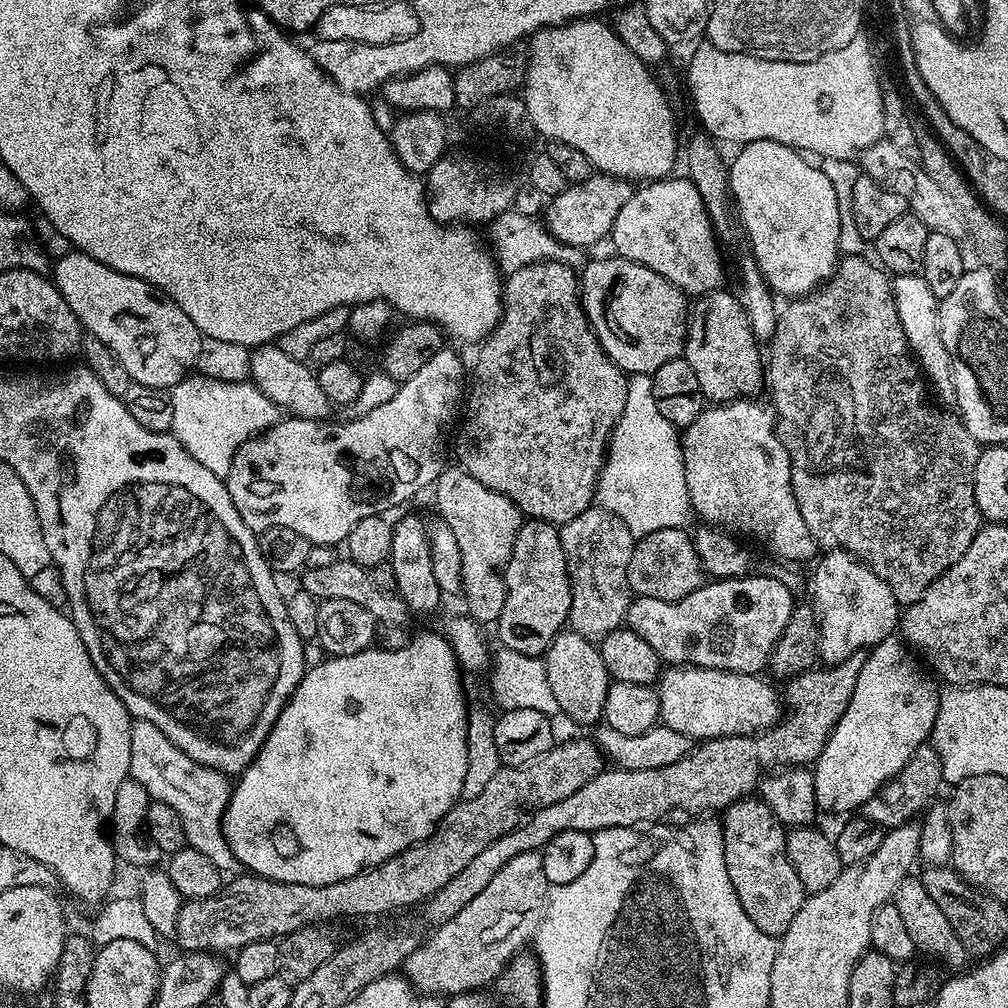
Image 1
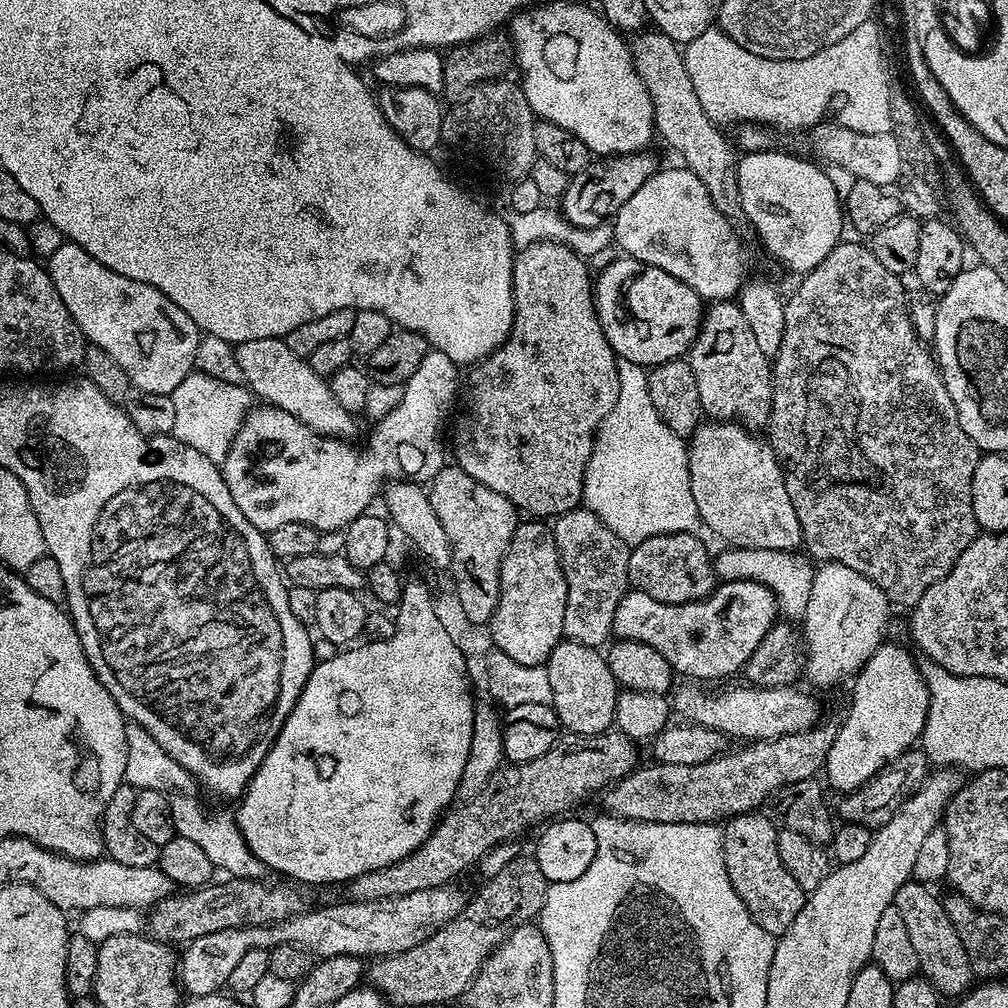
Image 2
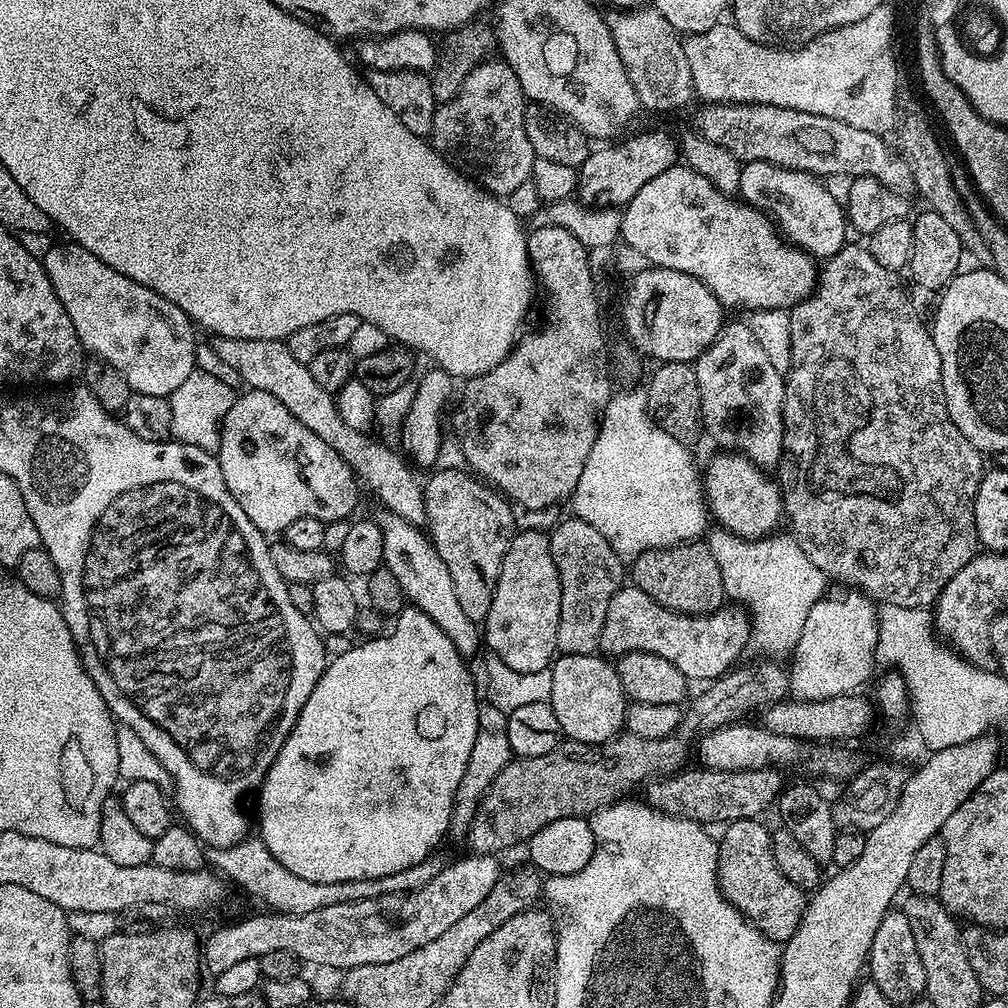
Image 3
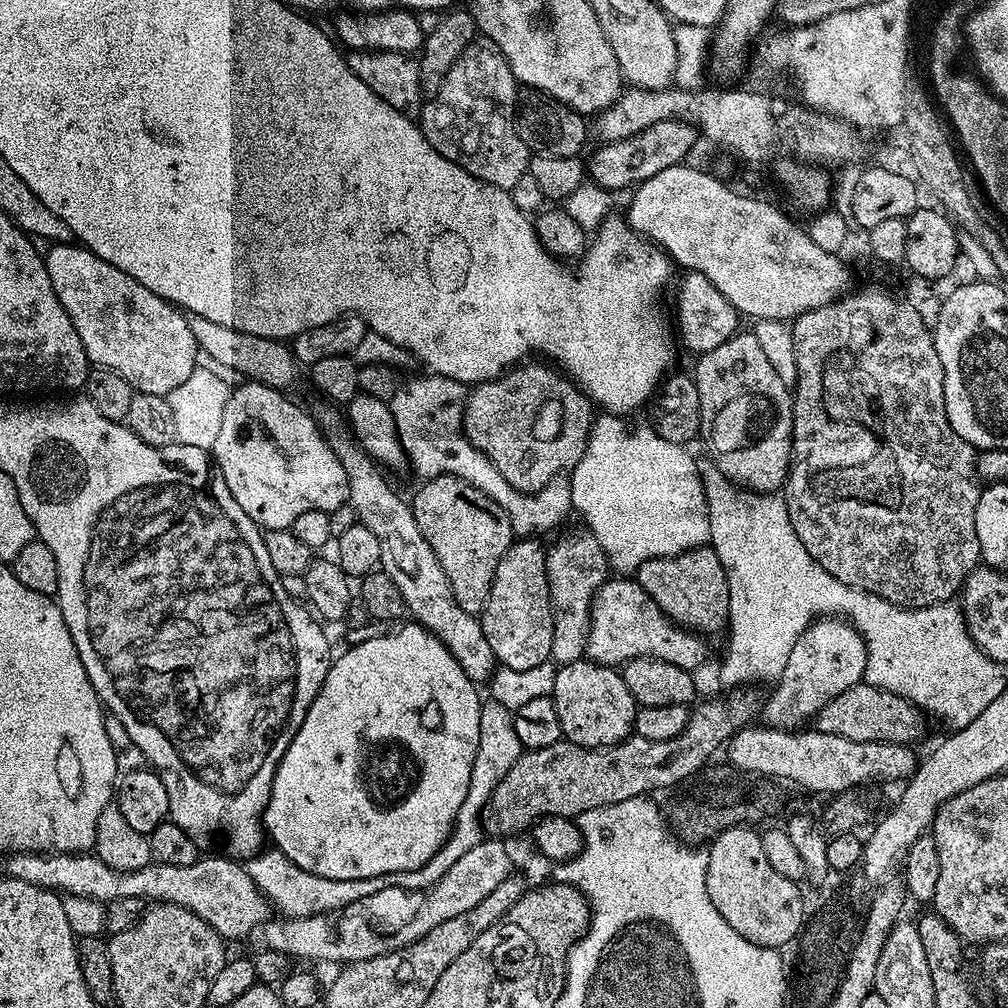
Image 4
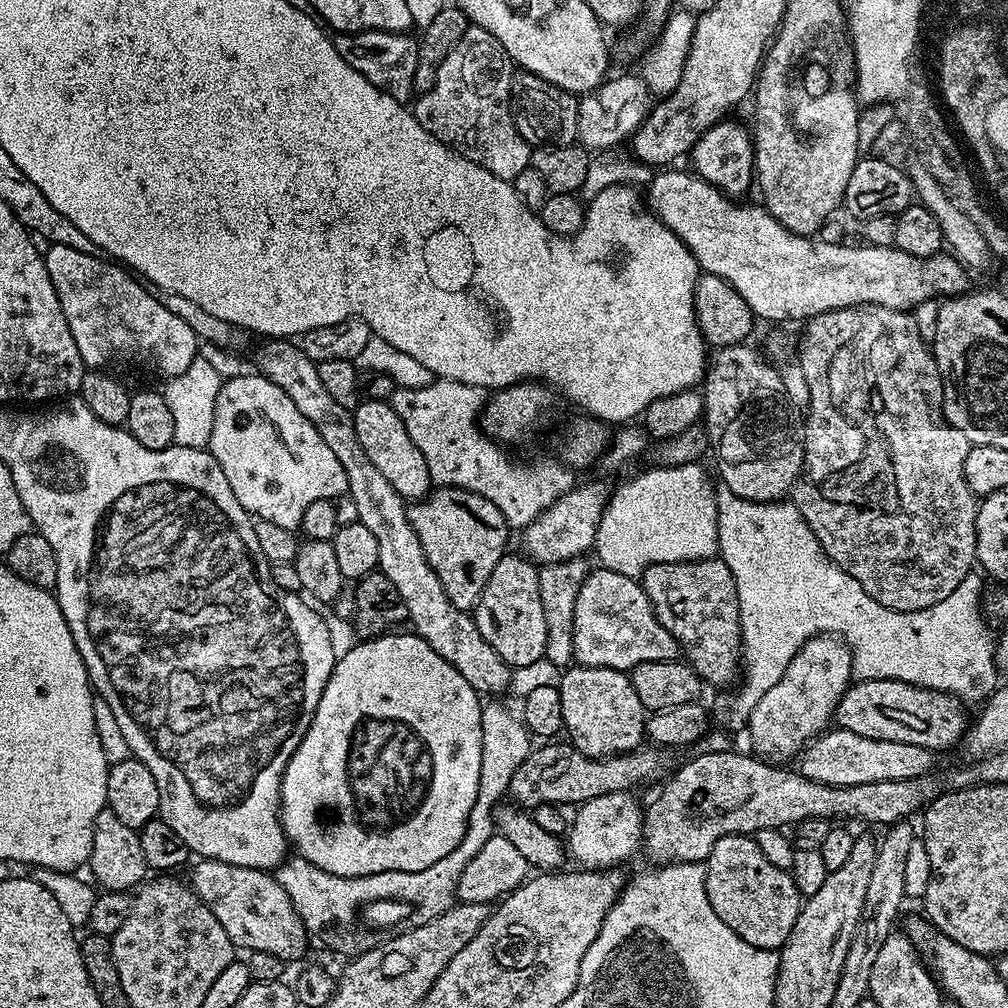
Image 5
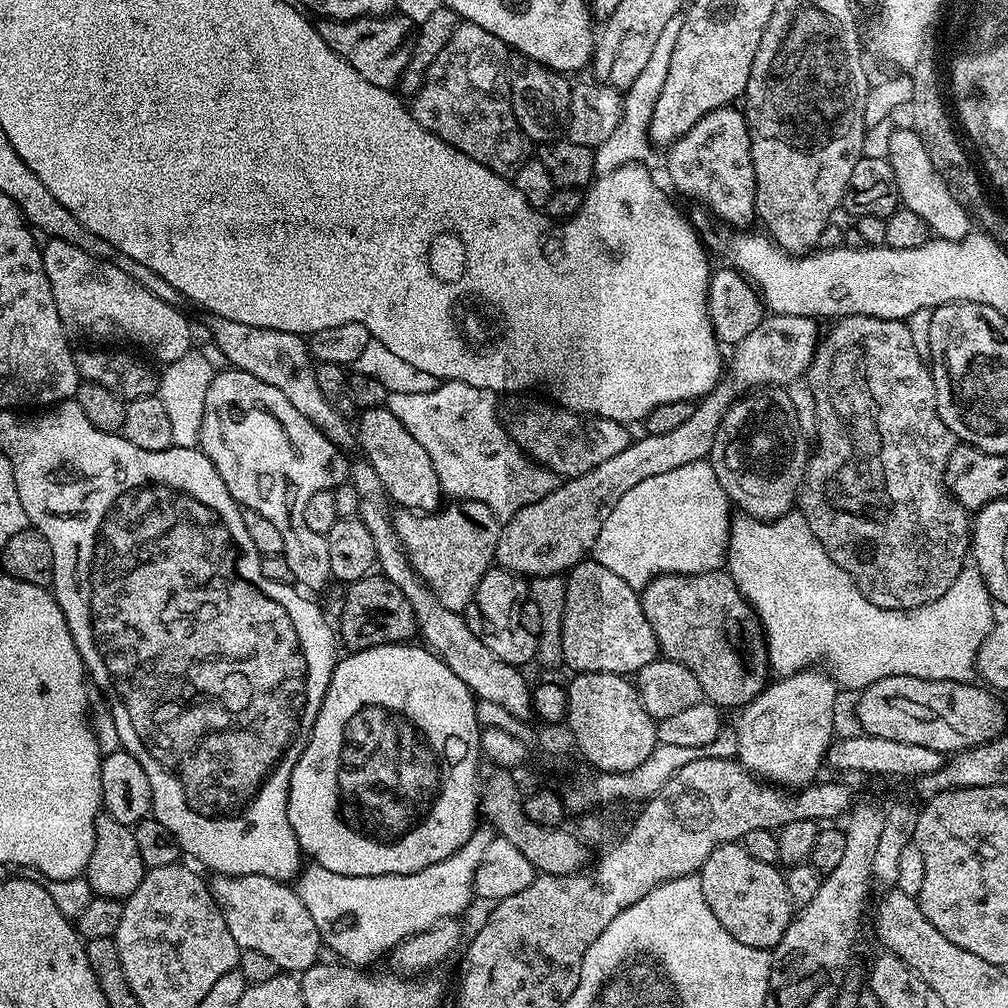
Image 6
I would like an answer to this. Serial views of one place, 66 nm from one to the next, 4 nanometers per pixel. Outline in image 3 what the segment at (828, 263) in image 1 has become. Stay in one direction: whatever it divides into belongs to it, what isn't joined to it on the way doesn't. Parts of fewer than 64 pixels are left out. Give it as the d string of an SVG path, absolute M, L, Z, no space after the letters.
M750 161L741 167L739 195L743 203L751 204L753 208L768 215L768 219L776 225L780 235L789 244L807 252L813 258L827 258L844 247L846 243L844 235L850 232L850 228L846 223L845 205L841 201L839 204L835 194L824 184L827 183L821 177L811 176L808 172L783 168L766 161Z

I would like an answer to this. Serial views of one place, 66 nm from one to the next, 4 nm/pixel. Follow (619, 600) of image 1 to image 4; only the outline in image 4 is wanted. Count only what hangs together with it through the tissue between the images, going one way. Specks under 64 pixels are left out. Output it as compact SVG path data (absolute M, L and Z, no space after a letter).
M581 530L569 540L560 540L546 552L546 578L550 586L550 602L554 618L554 642L550 660L559 666L585 659L588 650L588 610L592 596L610 578L608 559L592 533Z

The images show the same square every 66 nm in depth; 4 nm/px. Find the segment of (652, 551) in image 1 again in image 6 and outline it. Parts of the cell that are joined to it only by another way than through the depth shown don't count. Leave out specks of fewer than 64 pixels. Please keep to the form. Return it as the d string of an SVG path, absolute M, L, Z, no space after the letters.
M727 571L695 572L694 574L666 574L651 580L640 592L642 610L650 630L654 630L656 647L667 659L682 662L702 685L704 700L721 710L743 709L764 691L770 680L768 648L764 644L764 630L748 599L738 590L734 578Z

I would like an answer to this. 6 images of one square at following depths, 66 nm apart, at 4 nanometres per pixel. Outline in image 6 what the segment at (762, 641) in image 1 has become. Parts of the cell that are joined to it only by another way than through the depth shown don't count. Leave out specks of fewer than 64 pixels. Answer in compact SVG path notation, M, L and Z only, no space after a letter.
M585 558L567 573L562 614L562 658L573 673L613 672L628 676L657 659L654 630L646 622L640 592L632 588L614 570L606 570L594 558Z

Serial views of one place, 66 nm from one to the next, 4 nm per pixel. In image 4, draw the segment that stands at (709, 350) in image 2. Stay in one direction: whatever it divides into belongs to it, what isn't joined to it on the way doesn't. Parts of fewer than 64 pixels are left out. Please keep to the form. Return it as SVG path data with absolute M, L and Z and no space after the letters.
M752 330L737 331L735 336L731 336L722 346L714 346L714 350L703 353L696 364L694 379L698 386L698 402L700 403L700 436L708 439L708 448L711 459L715 460L718 470L727 476L733 484L744 490L751 490L756 494L776 494L783 489L787 479L788 470L792 467L792 392L790 388L782 384L778 378L777 371L770 366L769 359L766 358L765 351L762 350L761 343L756 339Z

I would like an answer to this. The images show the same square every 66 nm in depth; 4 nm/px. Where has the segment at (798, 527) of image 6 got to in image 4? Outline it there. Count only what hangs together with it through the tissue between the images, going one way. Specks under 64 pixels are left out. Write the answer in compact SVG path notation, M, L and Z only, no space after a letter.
M703 458L697 459L696 469L702 482L702 490L708 499L708 517L710 518L710 534L708 538L710 547L718 554L718 562L722 562L722 570L726 570L726 582L730 586L730 606L728 607L728 622L726 625L728 653L725 654L724 661L720 664L720 680L725 684L725 689L731 690L741 686L760 686L758 684L762 683L763 680L769 680L769 682L779 680L782 670L786 666L786 658L790 658L790 650L794 650L794 642L798 642L798 638L807 630L813 619L828 618L835 614L837 617L847 618L852 627L860 631L860 637L864 639L866 644L866 670L864 671L863 683L875 688L884 688L896 696L906 698L929 717L941 716L948 730L959 730L970 726L970 722L974 722L974 718L978 718L978 714L982 714L982 710L986 710L986 706L990 706L990 702L994 702L994 698L998 694L1006 691L1006 684L1004 684L1005 669L997 664L995 660L991 660L972 641L972 636L968 632L968 627L964 621L964 610L959 603L945 602L943 604L935 604L929 608L900 608L896 604L891 604L882 598L878 598L872 592L865 592L863 588L853 588L850 584L838 582L838 578L834 578L834 574L822 570L819 562L814 558L810 558L806 546L802 546L802 538L798 538L798 534L794 534L794 526L790 522L790 514L783 495L755 494L750 490L741 490L718 470L715 460L711 458L705 458L705 460Z

